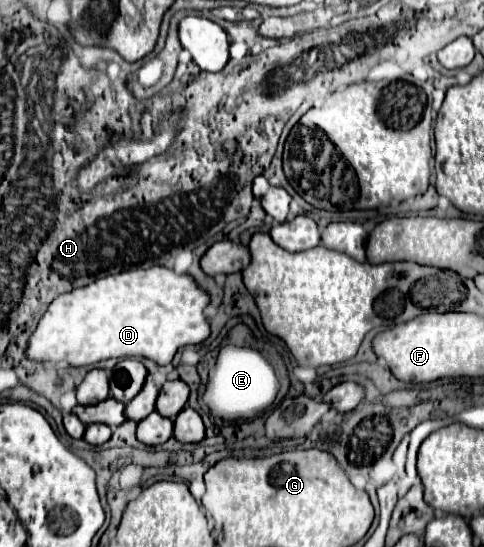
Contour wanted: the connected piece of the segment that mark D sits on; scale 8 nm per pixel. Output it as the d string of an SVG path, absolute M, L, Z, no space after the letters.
M151 266L147 270L127 270L115 276L99 278L83 288L57 296L43 314L37 330L33 332L27 348L27 356L37 362L69 362L71 366L89 366L107 358L143 356L157 364L169 364L175 352L189 344L201 344L211 334L205 308L211 296L203 290L193 276L177 274L165 266Z

